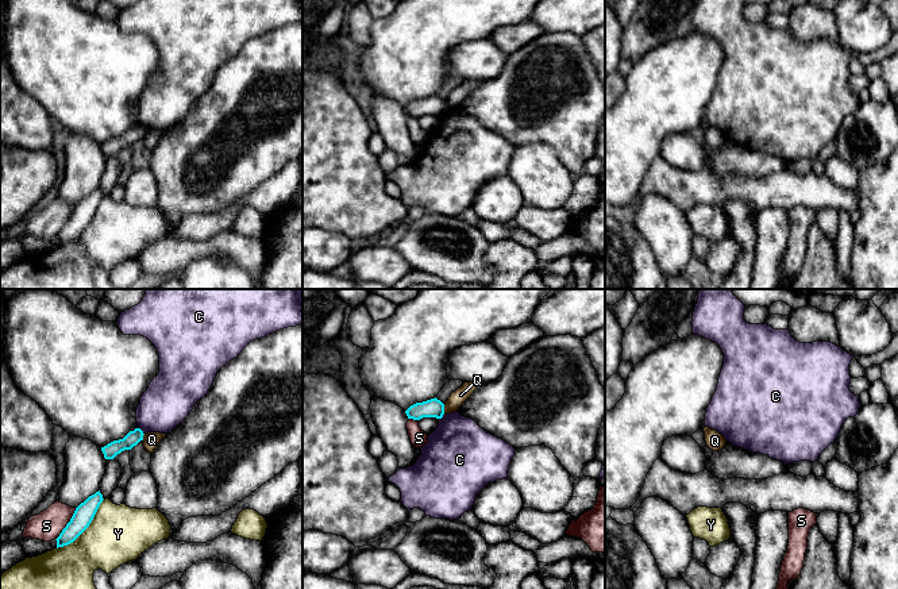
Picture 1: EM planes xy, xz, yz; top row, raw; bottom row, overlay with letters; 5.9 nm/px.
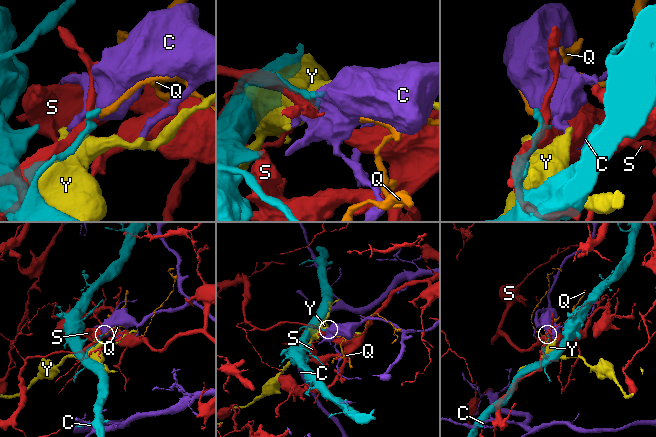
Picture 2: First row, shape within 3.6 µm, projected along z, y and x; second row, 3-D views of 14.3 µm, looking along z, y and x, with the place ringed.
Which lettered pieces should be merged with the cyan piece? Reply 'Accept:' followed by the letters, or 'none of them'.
Accept: none of them

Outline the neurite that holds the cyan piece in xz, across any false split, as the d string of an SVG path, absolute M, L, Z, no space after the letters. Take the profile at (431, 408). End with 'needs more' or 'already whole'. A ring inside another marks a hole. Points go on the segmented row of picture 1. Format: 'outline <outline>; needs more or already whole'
outline M435 399L416 403L405 411L408 419L420 420L423 417L442 419L444 415L444 404Z; already whole

